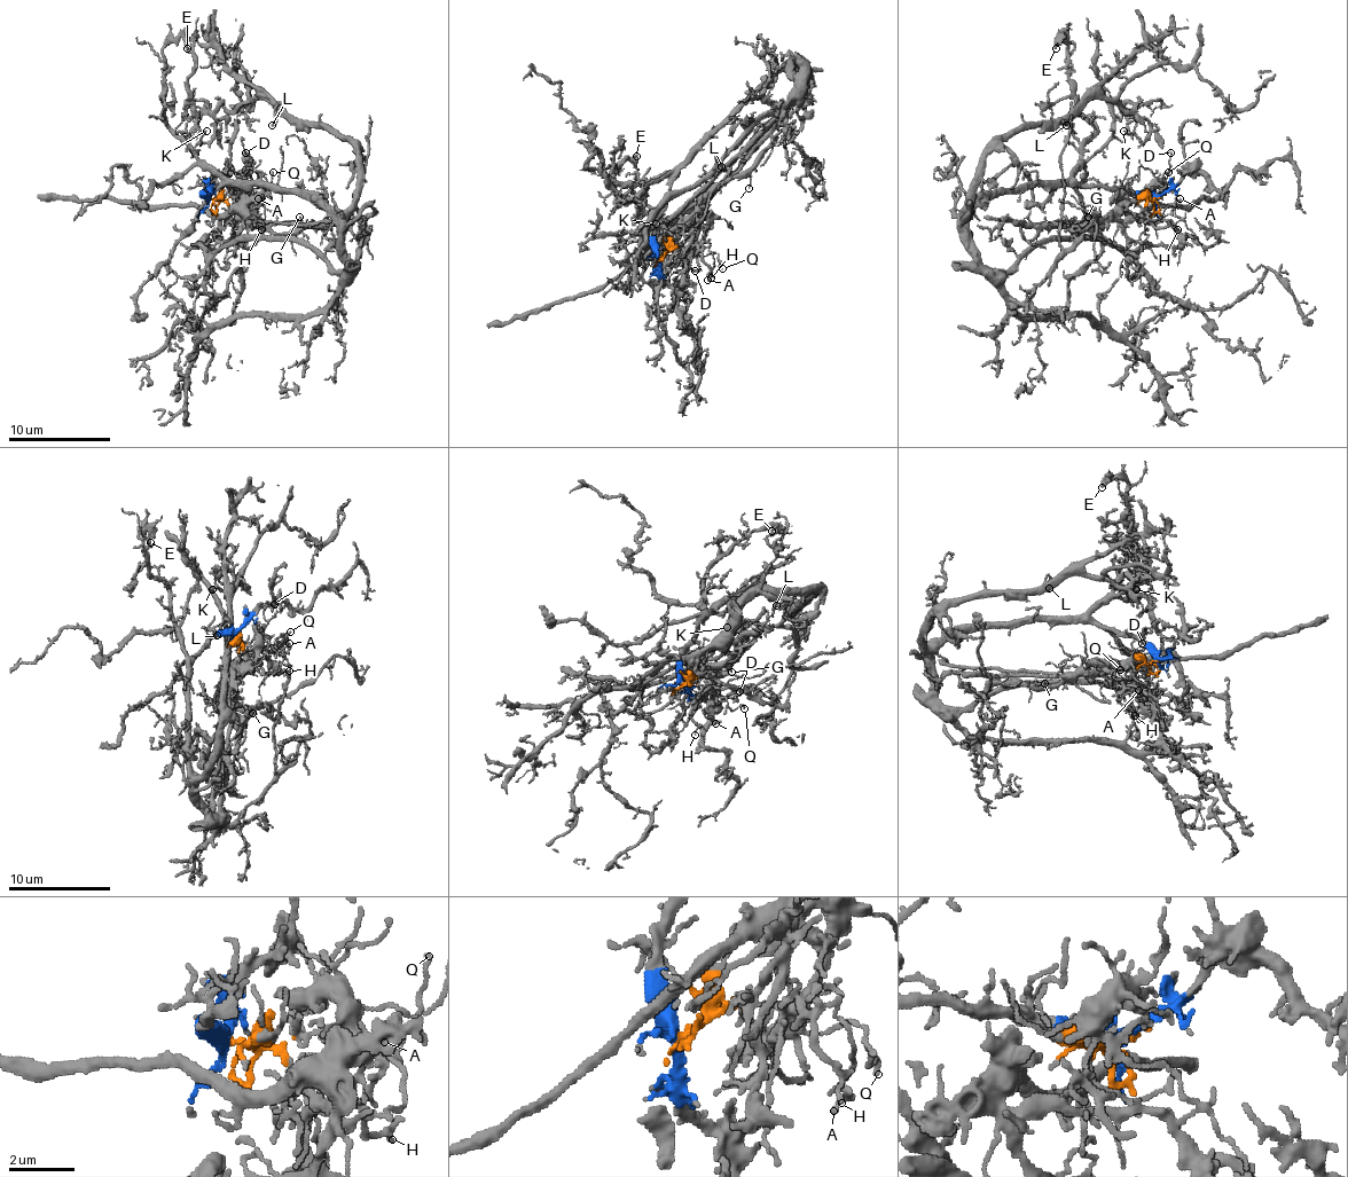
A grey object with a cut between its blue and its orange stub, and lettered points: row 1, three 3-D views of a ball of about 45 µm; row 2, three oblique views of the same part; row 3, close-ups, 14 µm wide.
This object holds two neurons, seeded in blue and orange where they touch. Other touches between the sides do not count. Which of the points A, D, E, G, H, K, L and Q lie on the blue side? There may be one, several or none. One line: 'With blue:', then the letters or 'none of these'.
With blue: E, K, L

